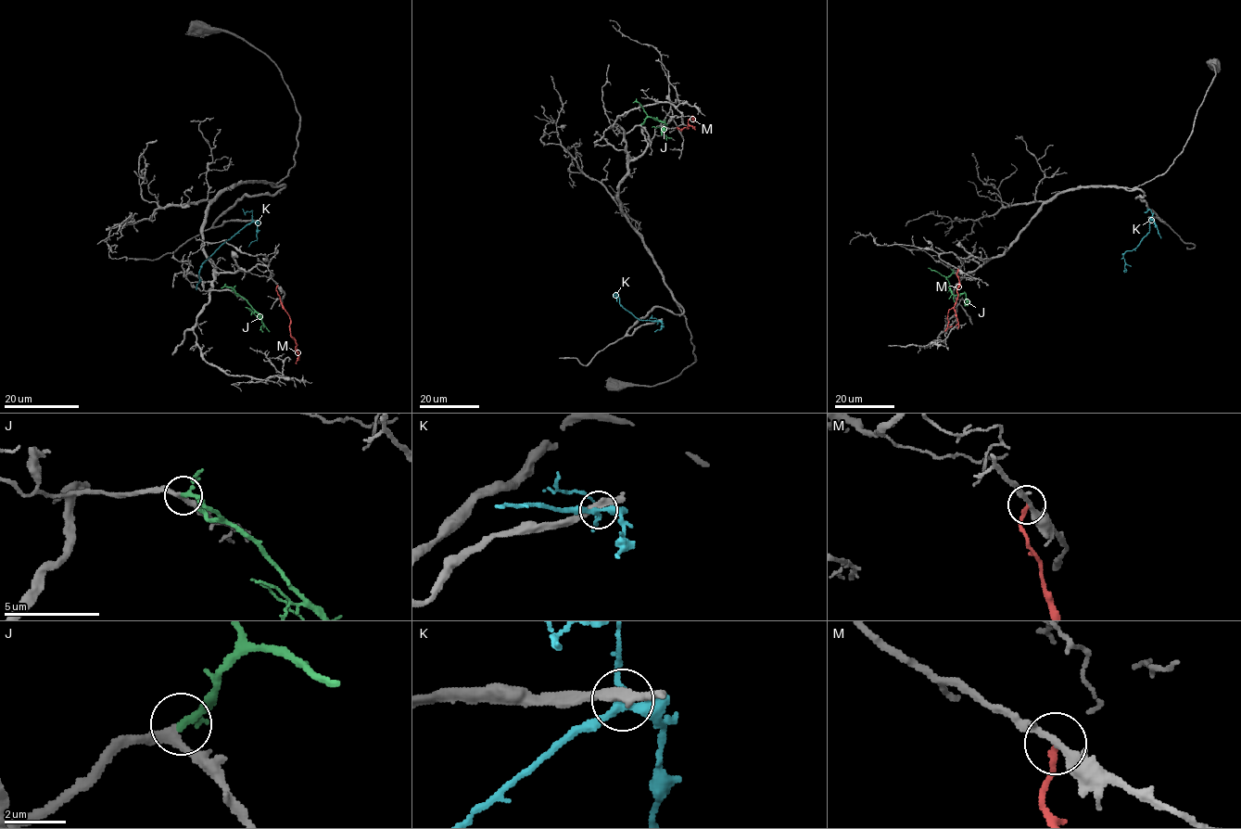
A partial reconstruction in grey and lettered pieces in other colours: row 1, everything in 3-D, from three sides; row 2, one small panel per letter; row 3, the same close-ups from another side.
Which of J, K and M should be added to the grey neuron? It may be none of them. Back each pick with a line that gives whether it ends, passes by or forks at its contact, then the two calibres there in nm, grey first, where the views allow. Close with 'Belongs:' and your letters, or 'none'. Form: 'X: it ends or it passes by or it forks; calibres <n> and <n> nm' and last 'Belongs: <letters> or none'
J: it forks; calibres 220 and 160 nm
Belongs: J

